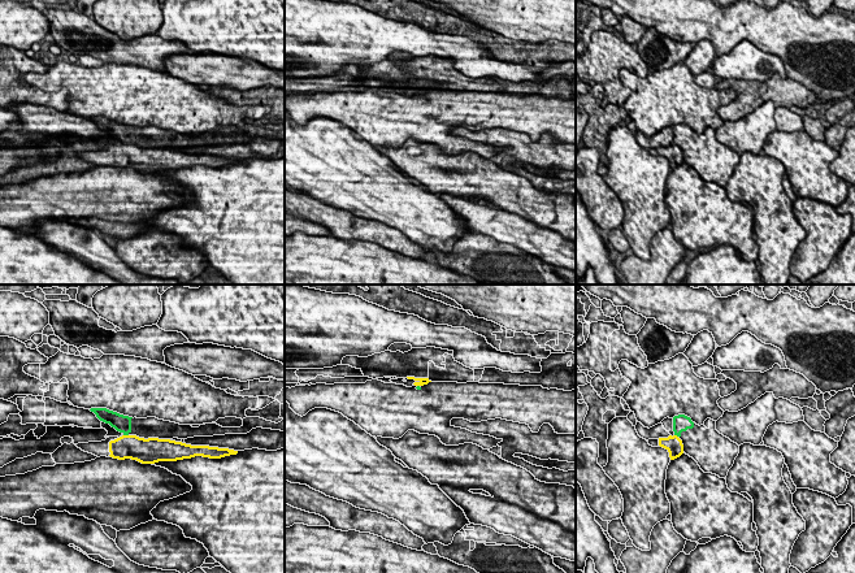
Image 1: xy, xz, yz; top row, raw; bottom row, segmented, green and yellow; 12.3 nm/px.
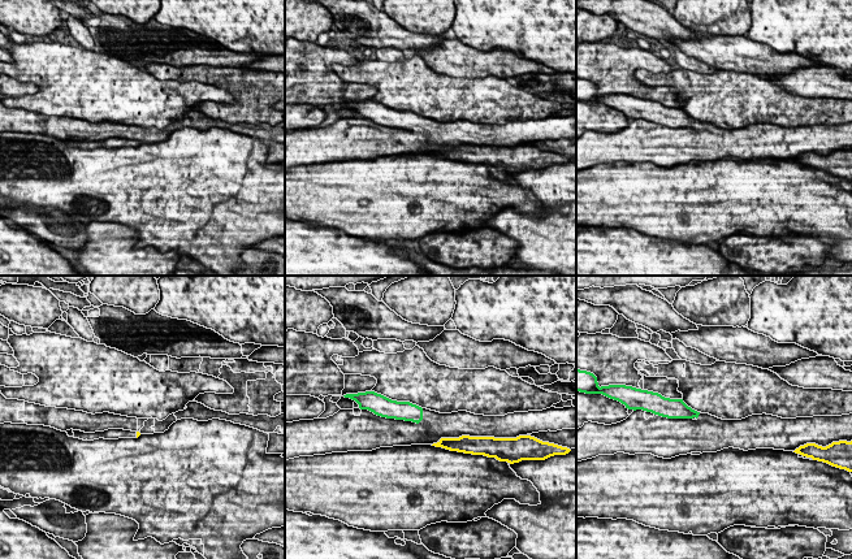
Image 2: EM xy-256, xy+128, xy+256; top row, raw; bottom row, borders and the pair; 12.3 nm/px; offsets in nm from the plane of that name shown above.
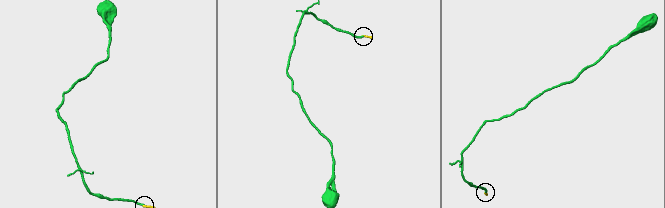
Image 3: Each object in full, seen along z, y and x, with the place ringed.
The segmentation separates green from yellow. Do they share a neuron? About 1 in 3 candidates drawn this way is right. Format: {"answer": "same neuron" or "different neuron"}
{"answer": "different neuron"}

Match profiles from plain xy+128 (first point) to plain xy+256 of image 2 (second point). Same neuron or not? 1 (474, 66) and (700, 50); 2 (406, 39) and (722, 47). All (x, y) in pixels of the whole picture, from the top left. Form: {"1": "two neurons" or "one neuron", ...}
{"1": "one neuron", "2": "two neurons"}

